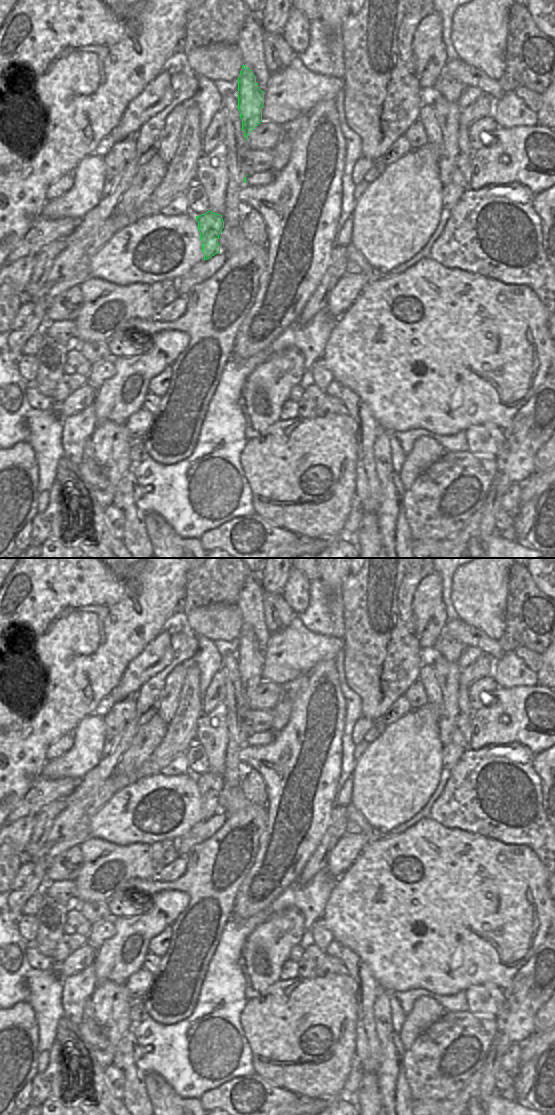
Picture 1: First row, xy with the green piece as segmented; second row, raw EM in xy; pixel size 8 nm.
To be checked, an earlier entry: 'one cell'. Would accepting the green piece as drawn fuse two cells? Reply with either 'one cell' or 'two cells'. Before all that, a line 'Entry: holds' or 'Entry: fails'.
Entry: fails
two cells

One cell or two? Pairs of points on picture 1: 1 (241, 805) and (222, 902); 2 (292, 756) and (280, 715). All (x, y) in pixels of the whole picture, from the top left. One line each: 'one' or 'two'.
1: one
2: two

